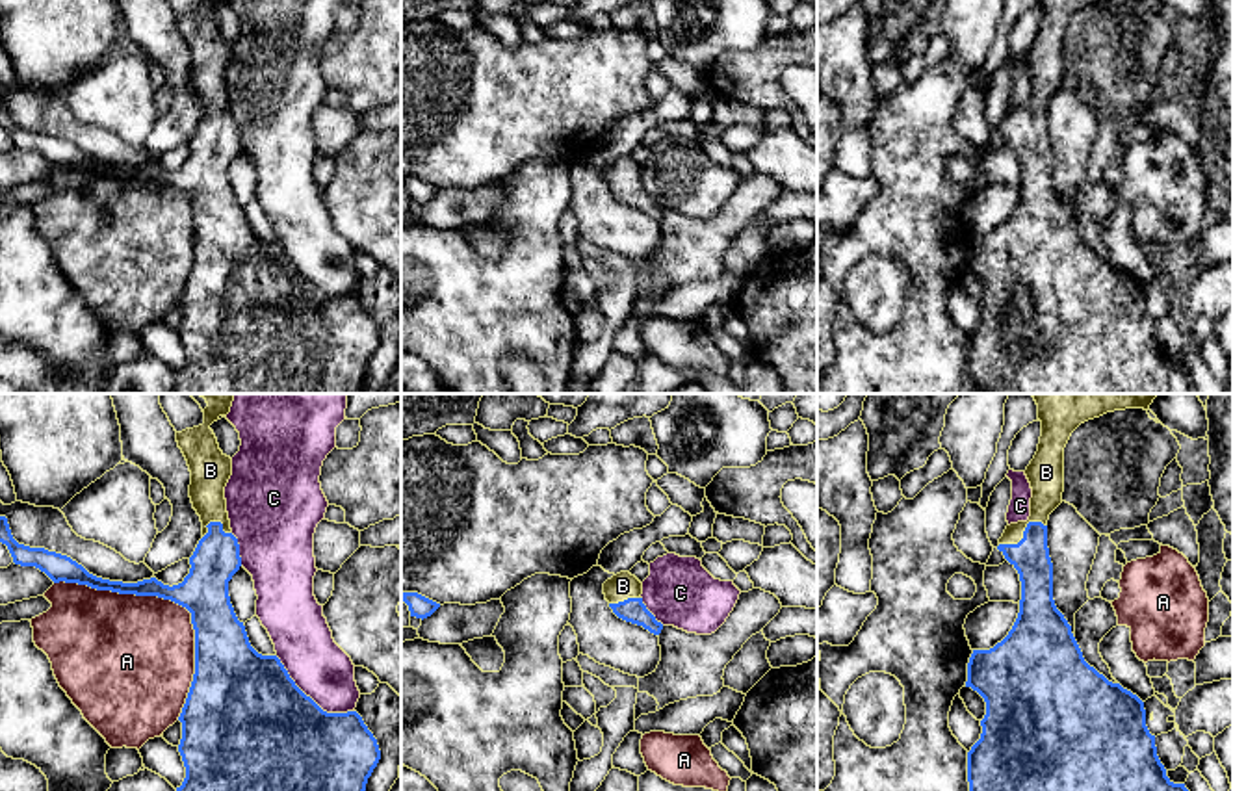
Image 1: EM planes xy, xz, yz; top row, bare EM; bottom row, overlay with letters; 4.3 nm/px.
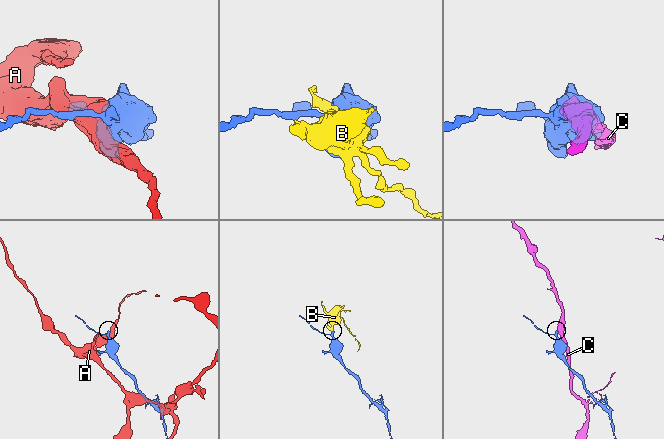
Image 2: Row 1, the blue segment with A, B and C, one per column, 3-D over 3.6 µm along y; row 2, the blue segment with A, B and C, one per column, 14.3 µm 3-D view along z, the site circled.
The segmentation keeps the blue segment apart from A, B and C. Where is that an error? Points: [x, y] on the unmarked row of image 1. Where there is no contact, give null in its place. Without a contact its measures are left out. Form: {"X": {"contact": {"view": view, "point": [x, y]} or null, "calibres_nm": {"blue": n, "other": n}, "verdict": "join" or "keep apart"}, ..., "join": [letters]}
{"A": {"contact": {"view": "xy", "point": [175, 186]}, "calibres_nm": {"blue": 220, "other": 460}, "verdict": "keep apart"}, "B": {"contact": {"view": "yz", "point": [1024, 117]}, "calibres_nm": {"blue": 160, "other": 140}, "verdict": "join"}, "C": {"contact": {"view": "xy", "point": [309, 281]}, "calibres_nm": {"blue": 500, "other": 260}, "verdict": "keep apart"}, "join": ["B"]}

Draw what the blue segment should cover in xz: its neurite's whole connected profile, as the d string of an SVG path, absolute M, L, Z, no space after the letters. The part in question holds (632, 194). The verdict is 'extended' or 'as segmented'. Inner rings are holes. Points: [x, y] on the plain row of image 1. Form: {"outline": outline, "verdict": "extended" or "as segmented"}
{"outline": "M620 156L604 167L604 178L613 197L631 208L659 219L663 208L642 188L642 167L629 156Z", "verdict": "extended"}

